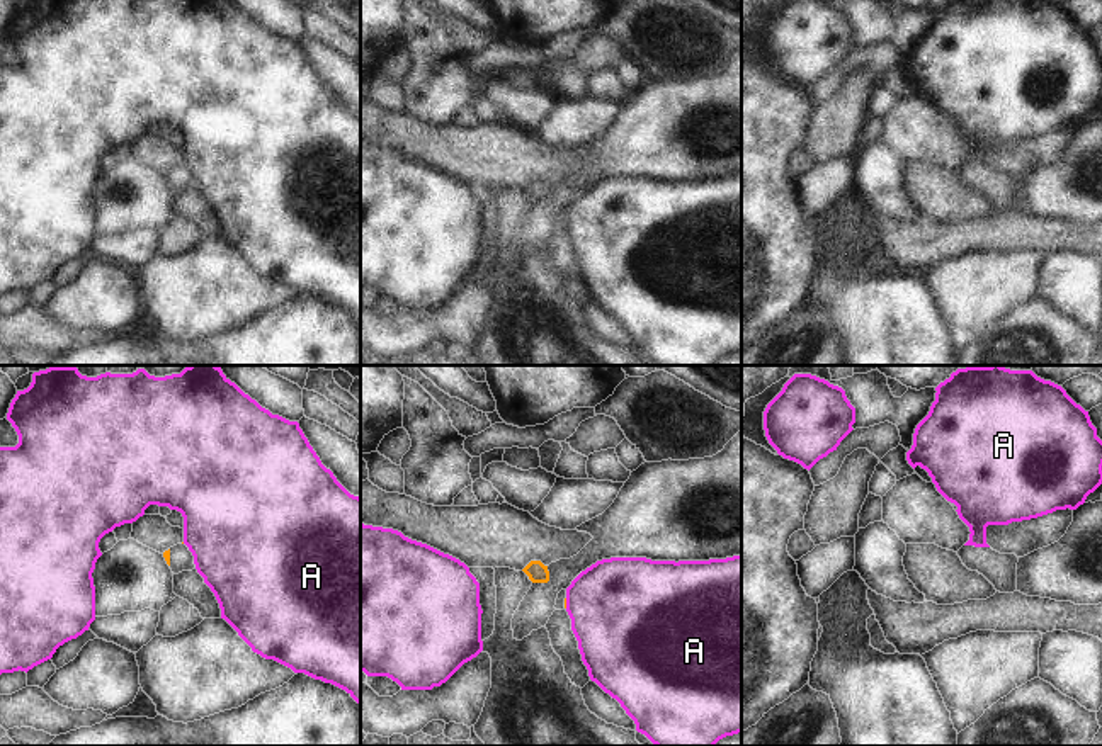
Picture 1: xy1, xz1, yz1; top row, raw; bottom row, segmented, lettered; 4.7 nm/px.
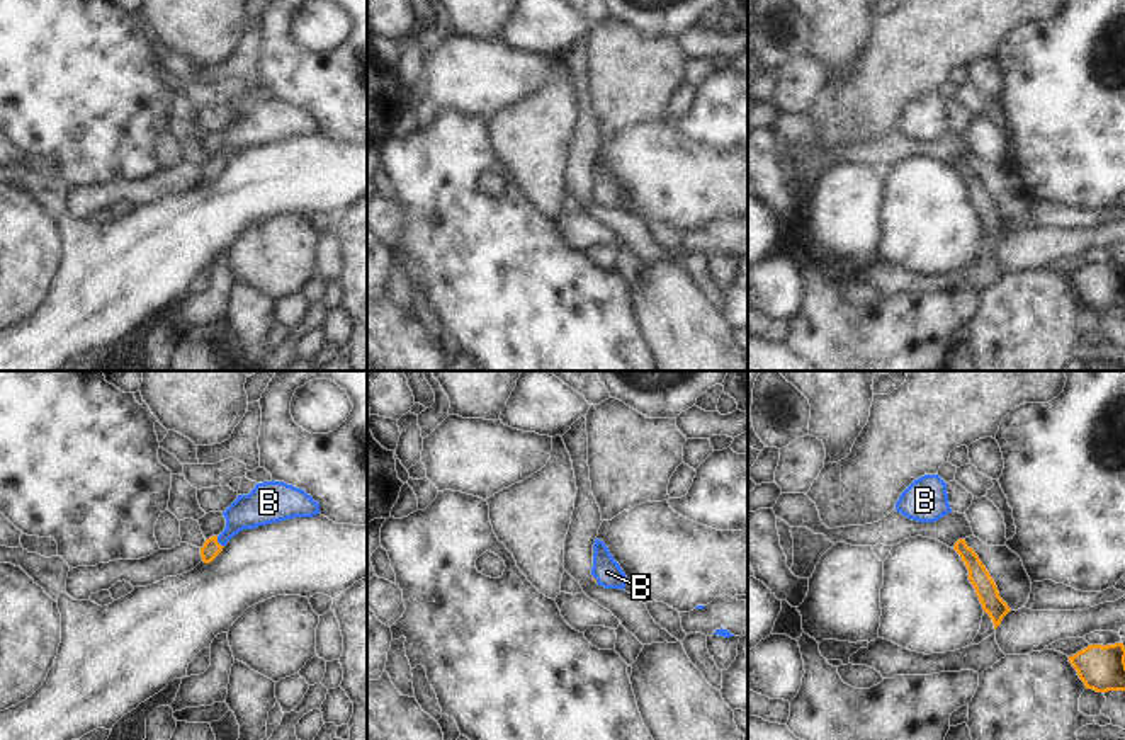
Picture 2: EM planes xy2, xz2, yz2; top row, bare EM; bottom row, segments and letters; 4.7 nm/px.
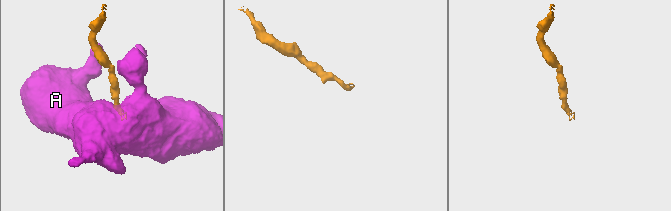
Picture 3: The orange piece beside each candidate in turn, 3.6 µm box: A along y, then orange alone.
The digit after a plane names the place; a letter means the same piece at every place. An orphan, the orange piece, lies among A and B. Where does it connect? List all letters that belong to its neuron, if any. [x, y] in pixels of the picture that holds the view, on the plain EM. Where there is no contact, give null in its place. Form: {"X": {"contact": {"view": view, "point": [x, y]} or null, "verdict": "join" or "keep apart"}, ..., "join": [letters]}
{"A": {"contact": {"view": "xz1", "point": [565, 223]}, "verdict": "keep apart"}, "B": {"contact": {"view": "xy2", "point": [216, 160]}, "verdict": "join"}, "join": ["B"]}

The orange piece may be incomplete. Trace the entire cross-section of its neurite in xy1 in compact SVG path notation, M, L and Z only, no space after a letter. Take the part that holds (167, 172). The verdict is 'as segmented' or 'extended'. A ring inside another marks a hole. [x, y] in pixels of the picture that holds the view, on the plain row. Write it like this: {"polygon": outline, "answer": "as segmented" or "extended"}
{"polygon": "M177 163L163 172L173 194L196 189L194 175L185 163Z", "answer": "extended"}

